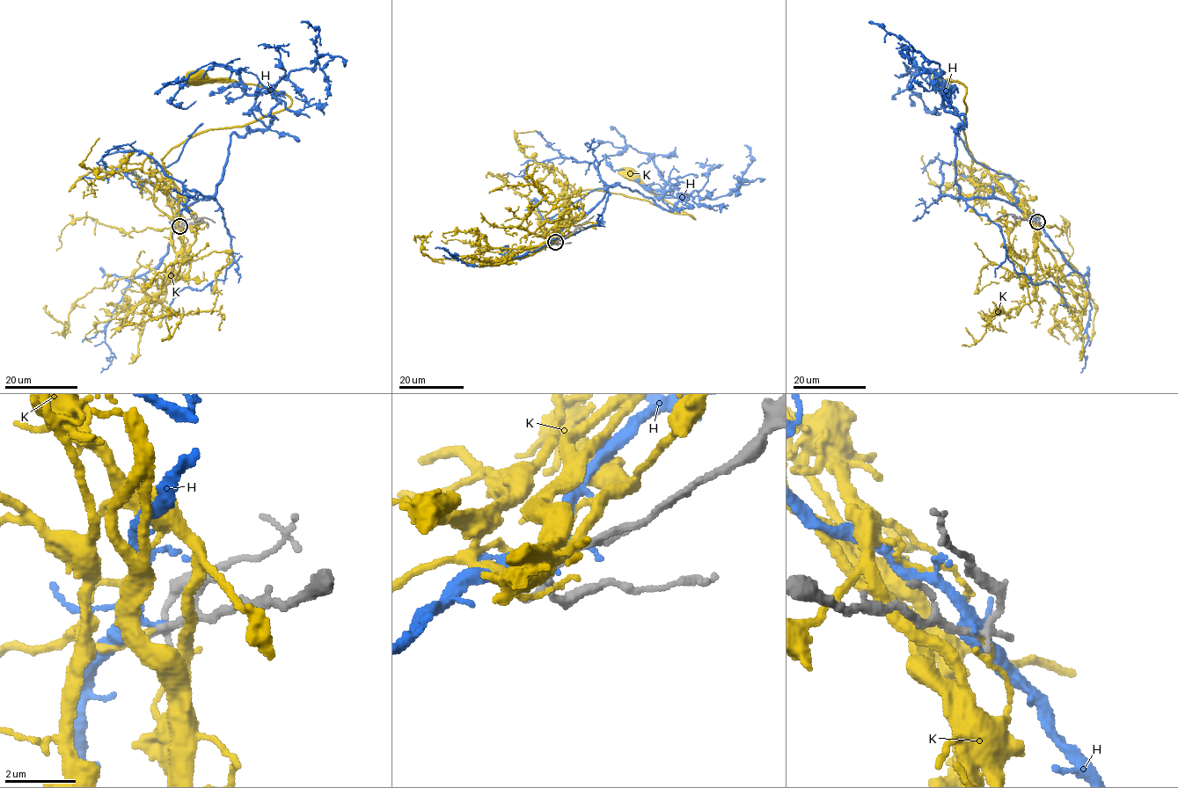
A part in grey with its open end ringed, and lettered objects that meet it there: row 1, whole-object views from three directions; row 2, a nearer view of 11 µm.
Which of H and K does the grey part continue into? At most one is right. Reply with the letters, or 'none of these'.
K

